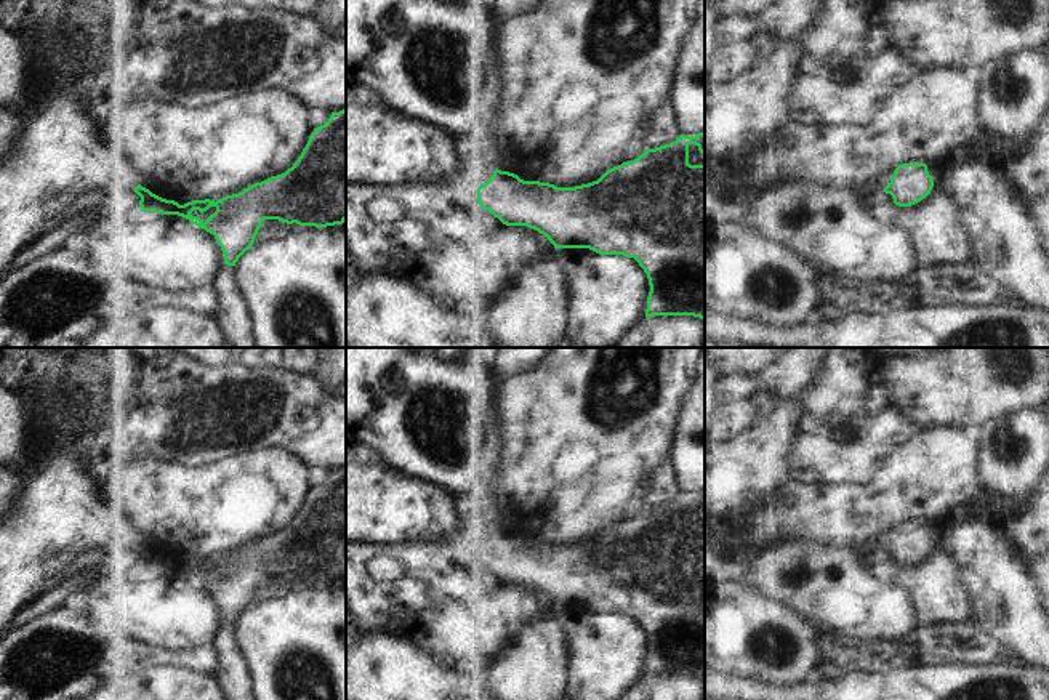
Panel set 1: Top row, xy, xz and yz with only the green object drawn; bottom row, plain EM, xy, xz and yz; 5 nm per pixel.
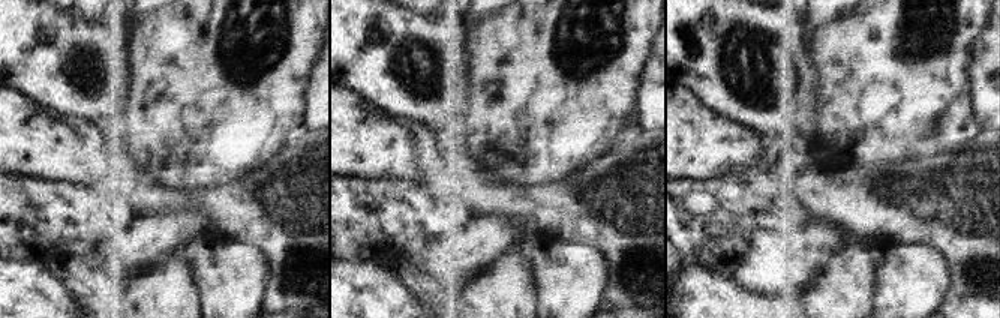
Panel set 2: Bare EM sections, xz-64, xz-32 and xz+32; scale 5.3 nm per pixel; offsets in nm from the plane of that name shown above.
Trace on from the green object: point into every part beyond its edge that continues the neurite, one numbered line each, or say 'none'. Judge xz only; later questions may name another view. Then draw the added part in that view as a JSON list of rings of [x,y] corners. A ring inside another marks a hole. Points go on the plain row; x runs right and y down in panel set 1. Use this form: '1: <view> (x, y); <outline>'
1: xz (383, 505); [[[346,437],[346,541],[450,543],[468,549],[485,543],[495,529],[487,506],[469,506],[440,485],[407,476]]]

